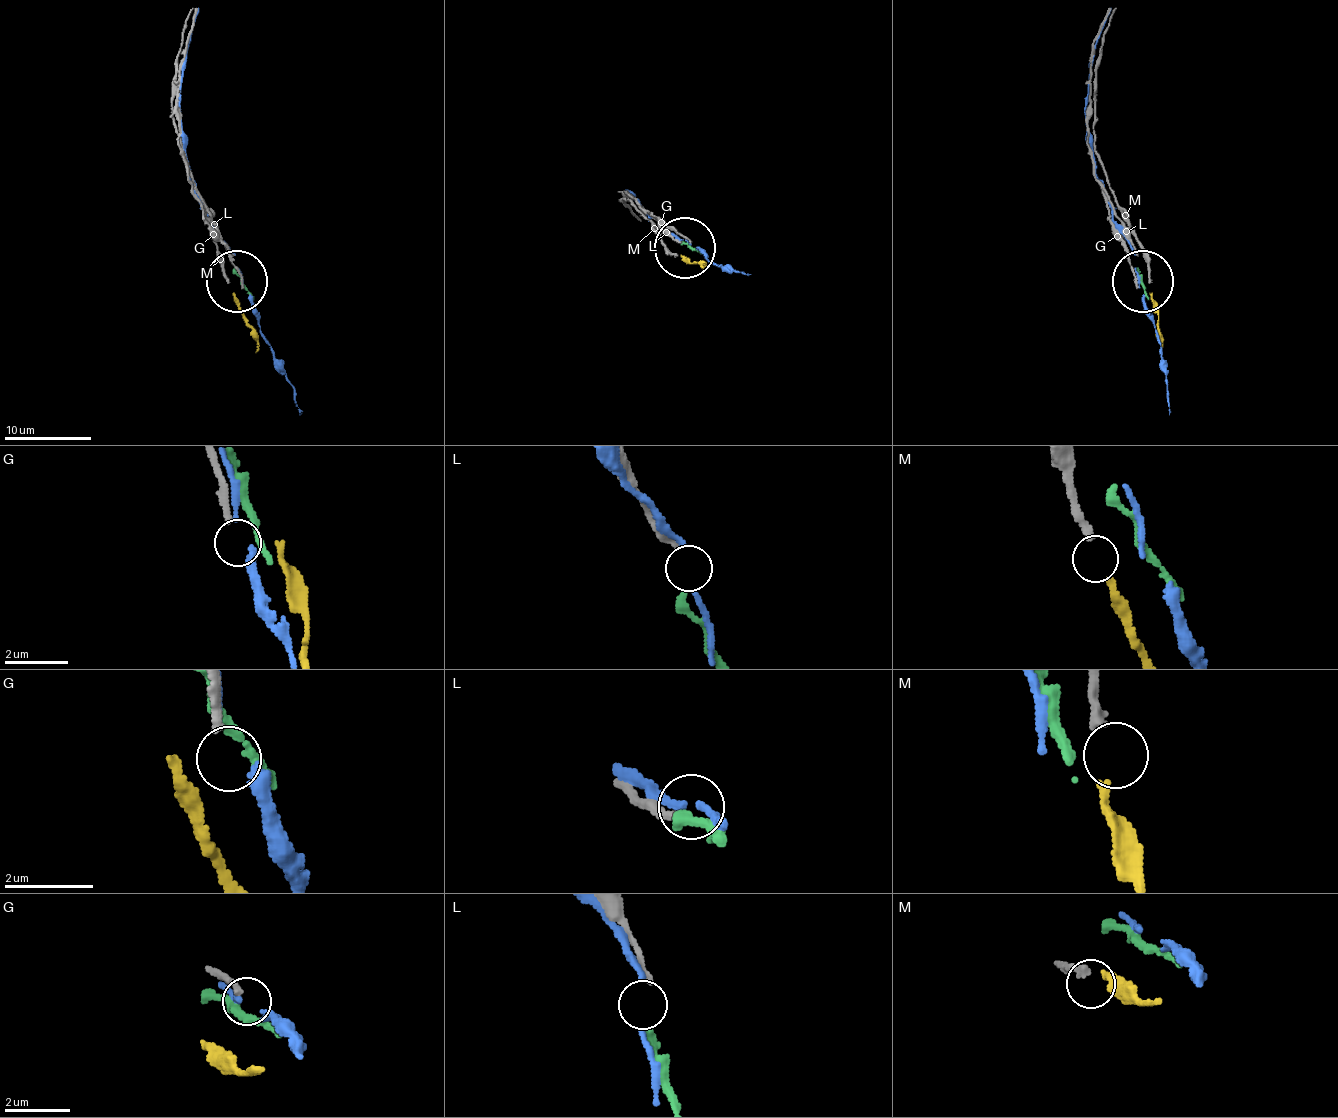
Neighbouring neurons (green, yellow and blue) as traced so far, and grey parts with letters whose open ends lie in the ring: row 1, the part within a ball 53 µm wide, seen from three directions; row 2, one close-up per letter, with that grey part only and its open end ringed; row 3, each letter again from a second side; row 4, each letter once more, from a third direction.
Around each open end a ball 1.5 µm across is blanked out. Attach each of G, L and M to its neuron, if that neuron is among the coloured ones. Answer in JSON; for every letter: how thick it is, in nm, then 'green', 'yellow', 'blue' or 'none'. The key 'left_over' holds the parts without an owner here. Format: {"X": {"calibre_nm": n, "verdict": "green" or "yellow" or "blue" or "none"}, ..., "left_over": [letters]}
{"G": {"calibre_nm": 200, "verdict": "none"}, "L": {"calibre_nm": 200, "verdict": "green"}, "M": {"calibre_nm": 240, "verdict": "yellow"}, "left_over": ["G"]}

